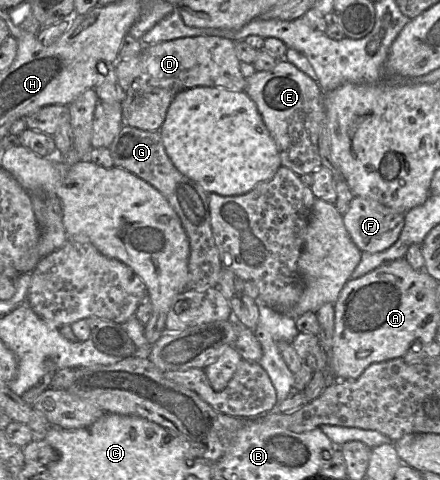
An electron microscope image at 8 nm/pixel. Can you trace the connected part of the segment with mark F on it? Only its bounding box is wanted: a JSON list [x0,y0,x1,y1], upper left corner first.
[344,196,406,253]

